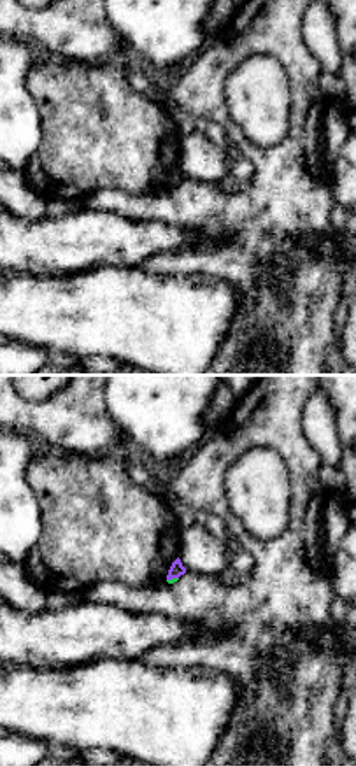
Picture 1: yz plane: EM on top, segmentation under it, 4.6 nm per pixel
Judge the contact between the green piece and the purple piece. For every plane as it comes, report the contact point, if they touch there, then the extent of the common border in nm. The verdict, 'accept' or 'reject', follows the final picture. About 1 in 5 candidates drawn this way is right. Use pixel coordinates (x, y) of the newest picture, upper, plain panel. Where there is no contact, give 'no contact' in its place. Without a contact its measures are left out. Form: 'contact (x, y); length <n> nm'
contact (172, 186); length 60 nm

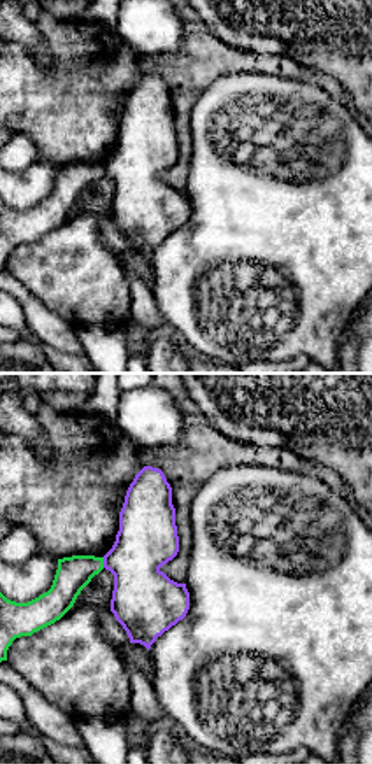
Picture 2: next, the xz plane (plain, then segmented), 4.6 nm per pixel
contact (102, 170); length 50 nm

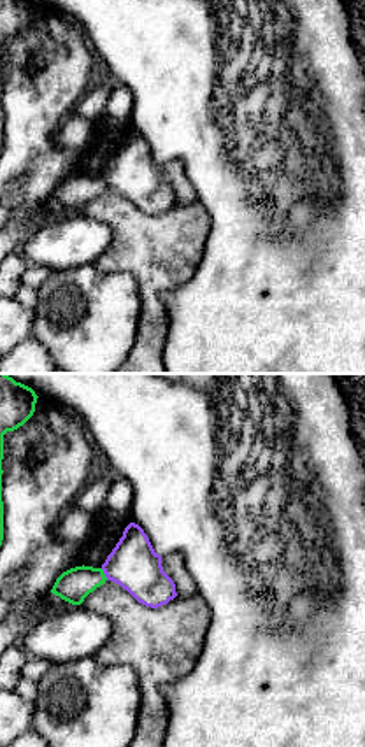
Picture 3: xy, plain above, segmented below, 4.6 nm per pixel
contact (104, 181); length 70 nm

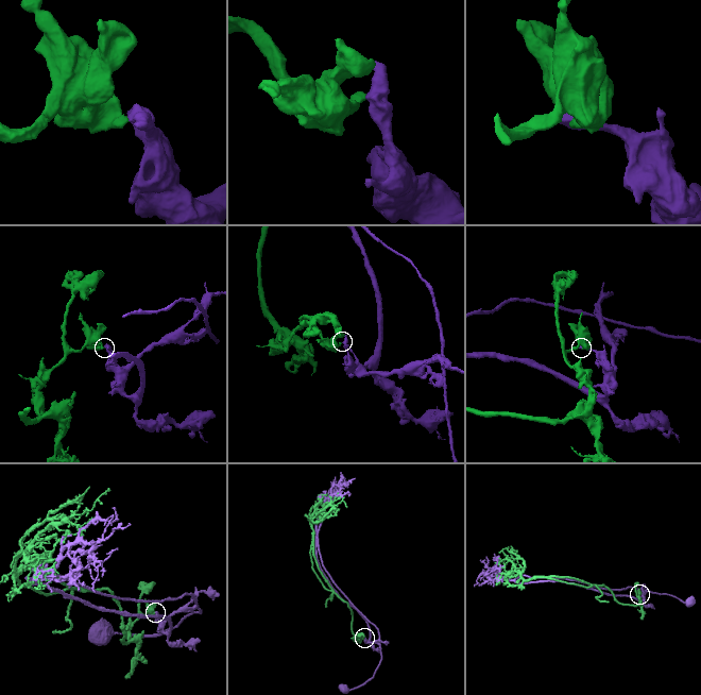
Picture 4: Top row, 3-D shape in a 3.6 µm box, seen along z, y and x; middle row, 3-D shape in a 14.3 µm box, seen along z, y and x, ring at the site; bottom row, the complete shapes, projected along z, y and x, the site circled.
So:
reject

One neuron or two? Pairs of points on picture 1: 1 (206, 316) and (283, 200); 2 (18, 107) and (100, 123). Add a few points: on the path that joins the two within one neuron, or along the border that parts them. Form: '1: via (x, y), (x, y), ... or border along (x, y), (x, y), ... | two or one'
1: border along (188, 274), (223, 277), (234, 288), (232, 323) | two
2: border along (27, 70), (41, 128), (35, 151) | two

